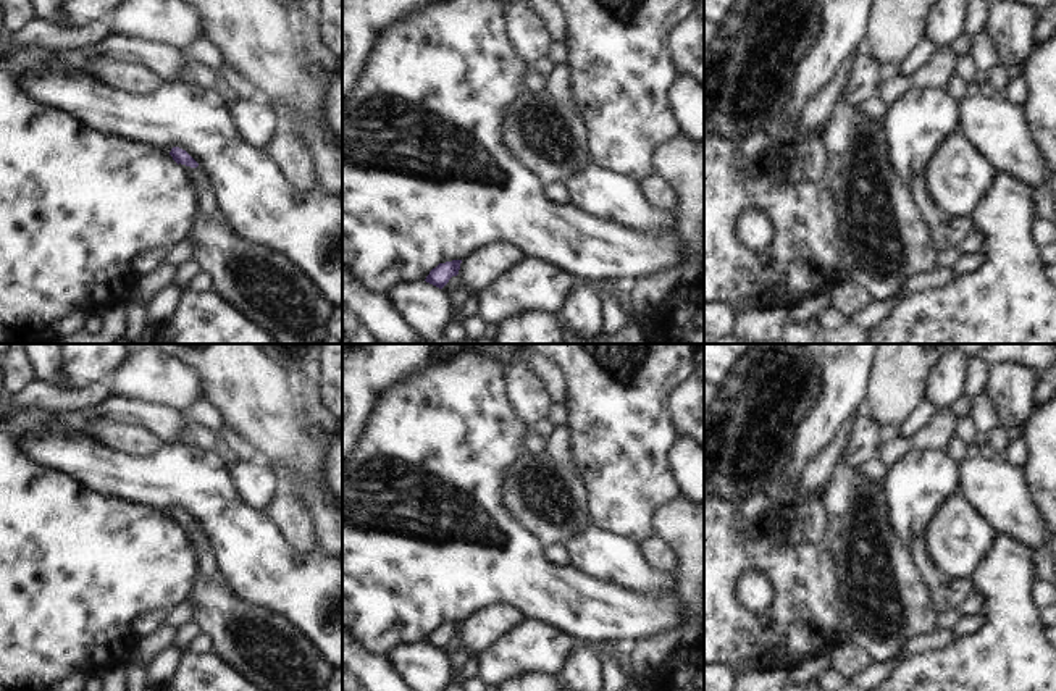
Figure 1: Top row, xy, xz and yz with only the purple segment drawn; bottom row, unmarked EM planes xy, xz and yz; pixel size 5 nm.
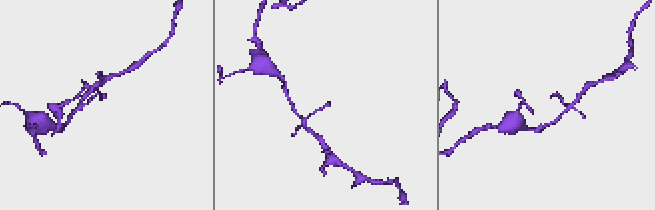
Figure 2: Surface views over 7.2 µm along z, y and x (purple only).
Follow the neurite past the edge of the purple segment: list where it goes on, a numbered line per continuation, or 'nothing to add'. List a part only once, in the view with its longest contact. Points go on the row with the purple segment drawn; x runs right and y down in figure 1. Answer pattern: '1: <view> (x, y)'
1: xy (204, 196)

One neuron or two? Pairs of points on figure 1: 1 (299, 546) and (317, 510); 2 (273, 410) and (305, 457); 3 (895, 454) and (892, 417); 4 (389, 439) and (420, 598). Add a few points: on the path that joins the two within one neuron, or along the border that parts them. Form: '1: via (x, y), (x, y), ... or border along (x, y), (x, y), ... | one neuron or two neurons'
1: border along (289, 493), (304, 507), (315, 548) | two neurons
2: via (273, 422), (294, 446) | one neuron
3: border along (900, 431), (893, 435) | two neurons
4: via (451, 460), (514, 536), (506, 556), (481, 556) | one neuron

